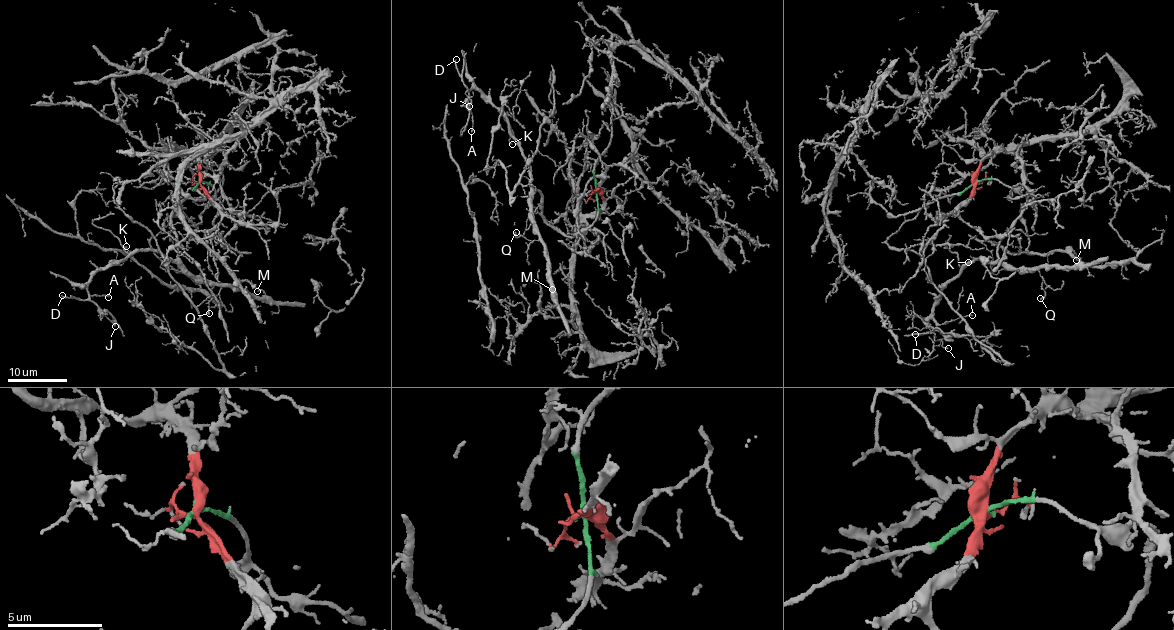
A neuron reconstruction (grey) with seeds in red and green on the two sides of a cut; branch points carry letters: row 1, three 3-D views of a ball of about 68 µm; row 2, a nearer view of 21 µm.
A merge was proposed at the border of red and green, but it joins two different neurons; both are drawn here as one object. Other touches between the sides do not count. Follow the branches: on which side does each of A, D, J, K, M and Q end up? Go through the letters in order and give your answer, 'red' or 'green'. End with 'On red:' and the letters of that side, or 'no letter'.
A: green
D: green
J: green
K: green
M: green
Q: green
On red: no letter

